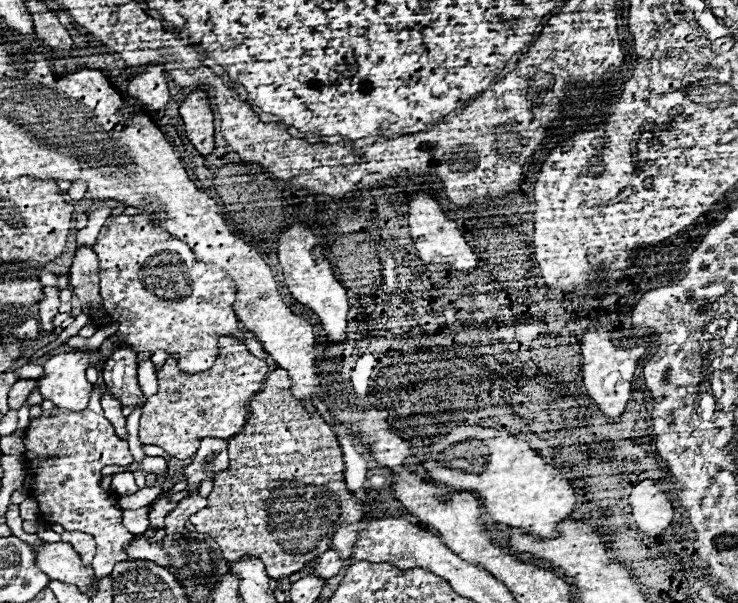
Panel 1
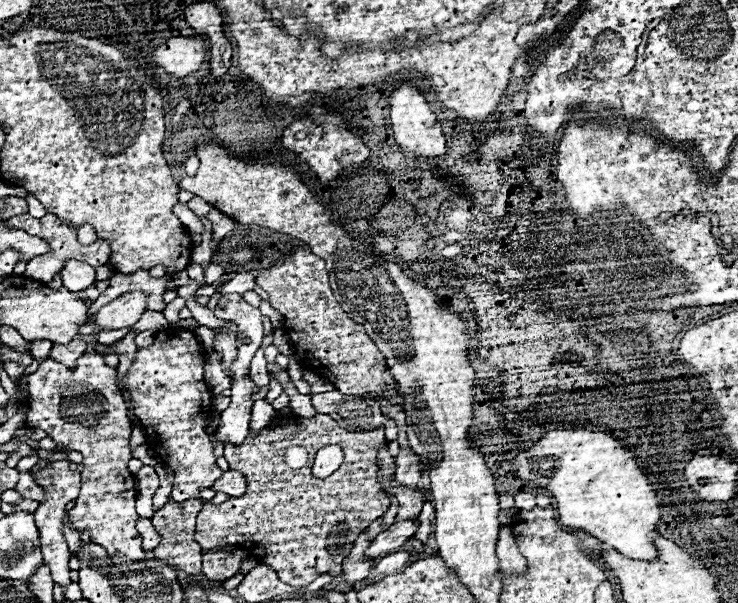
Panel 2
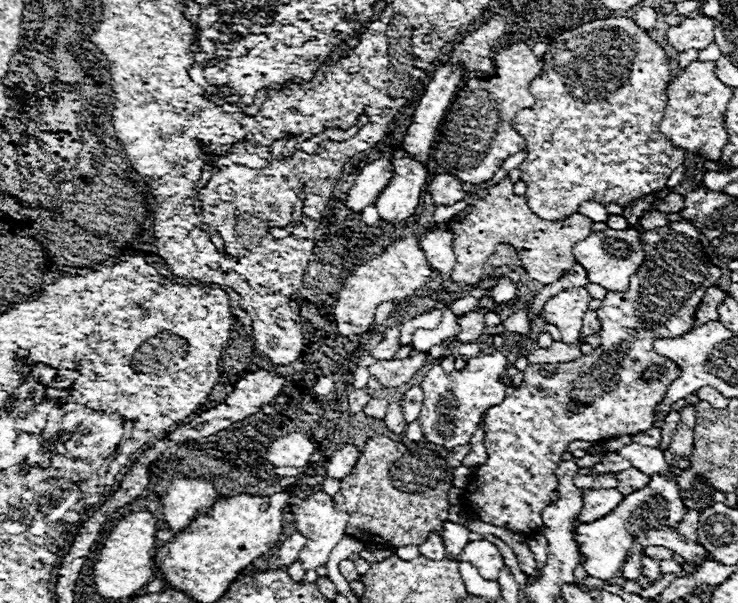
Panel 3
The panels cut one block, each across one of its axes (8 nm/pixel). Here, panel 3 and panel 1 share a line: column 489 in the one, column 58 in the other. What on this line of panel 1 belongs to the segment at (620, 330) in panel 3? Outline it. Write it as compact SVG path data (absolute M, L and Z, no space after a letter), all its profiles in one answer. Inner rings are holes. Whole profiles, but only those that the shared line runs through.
M94 390L88 408L82 412L66 412L56 408L50 416L42 414L26 428L24 434L24 460L28 464L28 472L36 478L30 494L40 506L40 518L48 524L62 524L68 532L84 532L94 536L96 556L92 560L92 570L98 580L110 576L116 562L128 560L124 546L134 538L122 526L122 510L116 496L100 488L100 470L104 466L126 466L132 462L128 444L116 436L114 426L104 418L100 398L100 390Z

